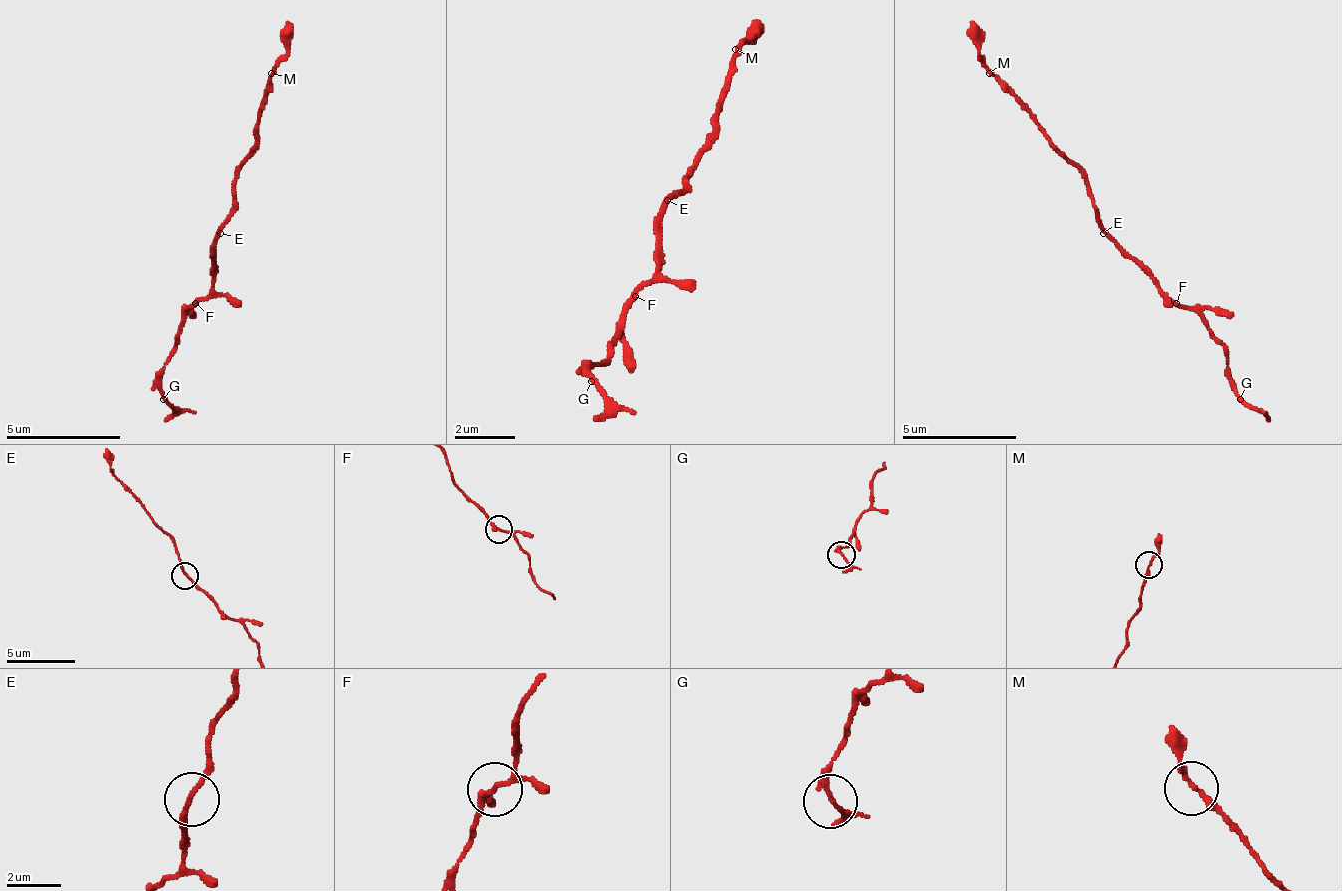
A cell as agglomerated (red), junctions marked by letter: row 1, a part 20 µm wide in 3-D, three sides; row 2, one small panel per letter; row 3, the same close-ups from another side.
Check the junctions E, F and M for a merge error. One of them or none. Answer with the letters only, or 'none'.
none

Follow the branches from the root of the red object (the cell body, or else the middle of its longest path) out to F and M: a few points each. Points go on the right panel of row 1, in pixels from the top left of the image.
F: (1109, 233), (1177, 302)
M: (1109, 233), (1097, 216), (1086, 176), (989, 73)

